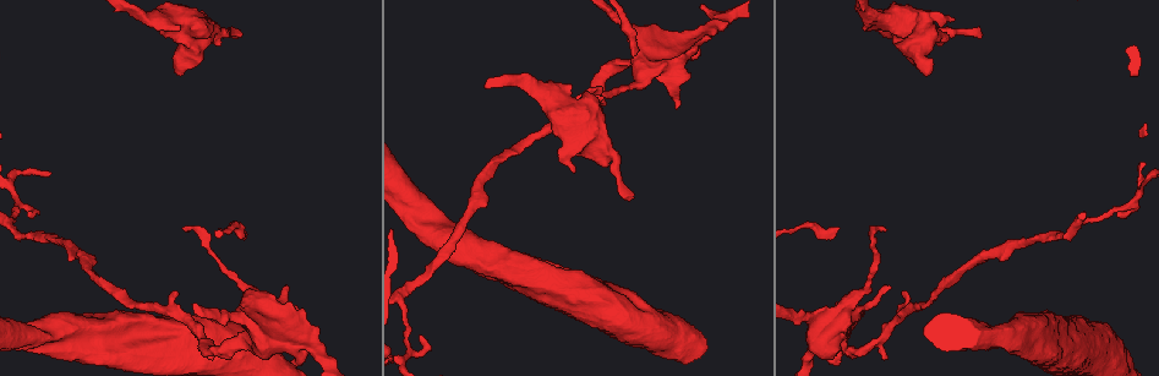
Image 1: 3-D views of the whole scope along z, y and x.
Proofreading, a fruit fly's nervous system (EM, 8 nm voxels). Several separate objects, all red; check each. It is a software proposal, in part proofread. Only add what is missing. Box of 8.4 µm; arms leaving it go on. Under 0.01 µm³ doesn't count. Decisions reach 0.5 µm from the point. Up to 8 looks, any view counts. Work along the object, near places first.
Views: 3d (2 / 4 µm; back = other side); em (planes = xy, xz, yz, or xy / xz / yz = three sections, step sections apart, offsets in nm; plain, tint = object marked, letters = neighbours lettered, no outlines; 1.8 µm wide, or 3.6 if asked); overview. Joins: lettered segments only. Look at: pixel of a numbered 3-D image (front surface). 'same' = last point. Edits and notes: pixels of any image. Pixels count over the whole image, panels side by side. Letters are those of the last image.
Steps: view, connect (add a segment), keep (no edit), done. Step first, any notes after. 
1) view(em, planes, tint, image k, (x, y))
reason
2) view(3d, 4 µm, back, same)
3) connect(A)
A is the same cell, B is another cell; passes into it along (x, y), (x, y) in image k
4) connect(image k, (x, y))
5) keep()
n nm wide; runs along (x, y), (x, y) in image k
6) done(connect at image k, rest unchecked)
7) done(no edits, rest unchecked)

view(em, planes, letters, image 1, (978, 37))
an open end

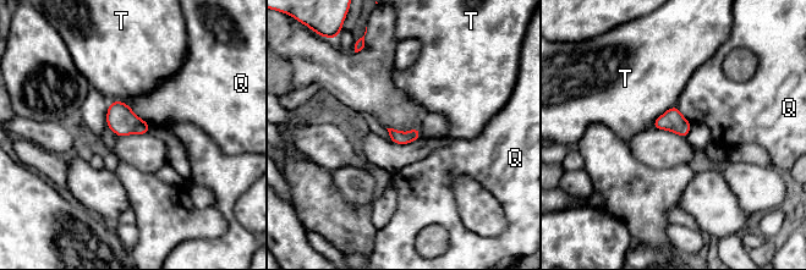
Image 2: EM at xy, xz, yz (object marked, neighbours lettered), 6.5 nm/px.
keep()
Q and T are other cells; no lettered segment goes on from it

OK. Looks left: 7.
view(em, planes, letters, image 1, (180, 74))
stops while still wide

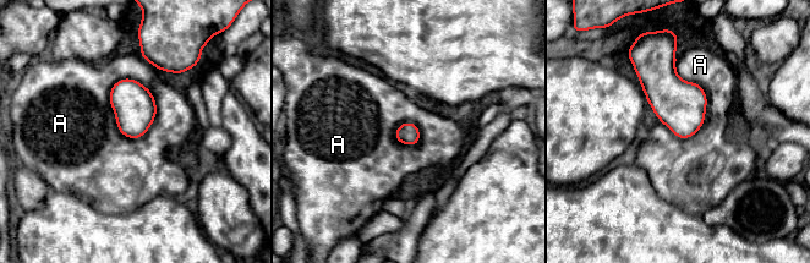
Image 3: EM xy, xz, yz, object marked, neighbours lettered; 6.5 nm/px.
keep()
A is another cell; border along (122, 77), (109, 104), (136, 140) in image 3; no lettered segment goes on from it

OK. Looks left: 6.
view(3d, 4 µm, image 1, (217, 262))
calibre changes

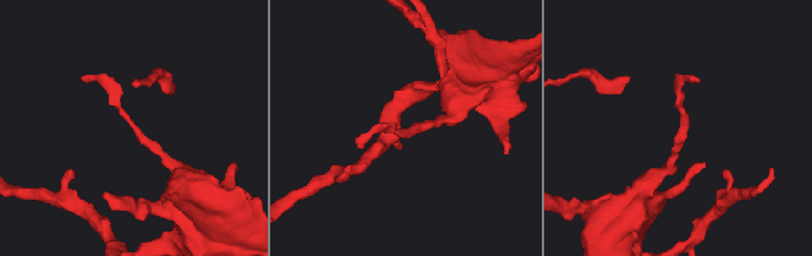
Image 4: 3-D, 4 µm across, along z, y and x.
view(em, planes, letters, image 4, (131, 125))

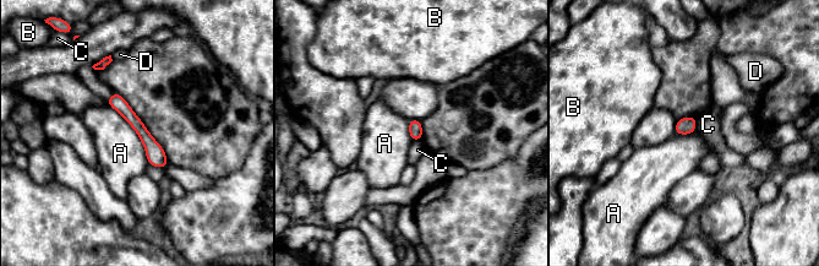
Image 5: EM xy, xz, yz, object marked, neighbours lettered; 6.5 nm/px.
keep()
A, B, C and D are other cells; runs along (115, 96), (162, 164) in image 5; no lettered segment goes on from it

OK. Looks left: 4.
view(3d, 2 µm, image 1, (712, 36))
free end

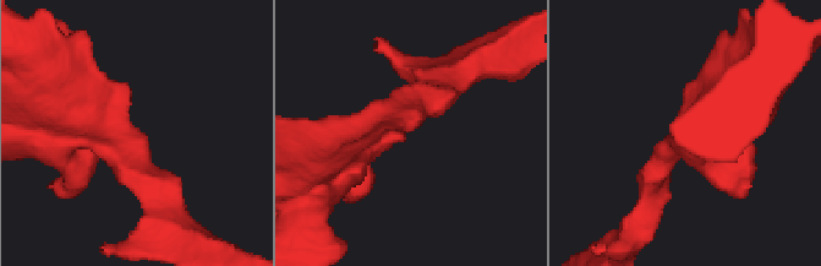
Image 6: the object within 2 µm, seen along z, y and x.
view(em, planes, tint, image 6, (131, 89))

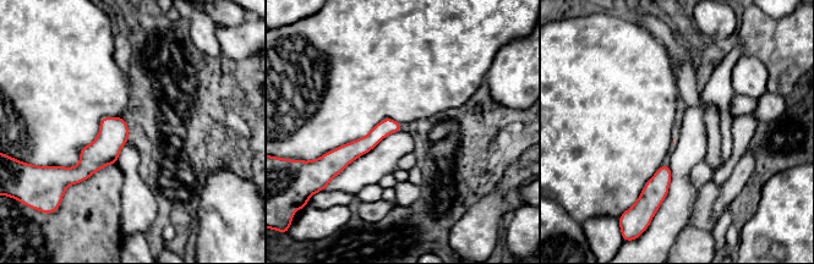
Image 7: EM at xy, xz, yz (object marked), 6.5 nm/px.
view(em, planes, letters, same)

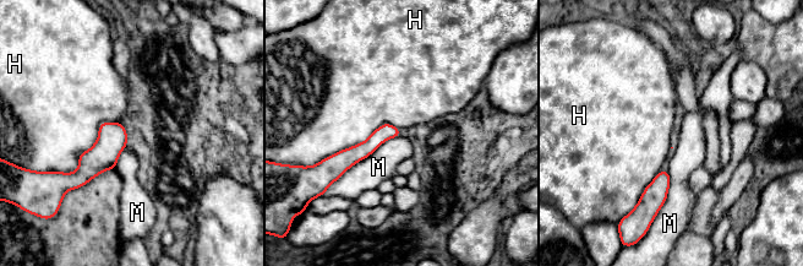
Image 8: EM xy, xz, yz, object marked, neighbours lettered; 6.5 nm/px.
keep()
H and M are other cells; no lettered segment goes on from it

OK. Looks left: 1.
done(no edits, rest unchecked)

